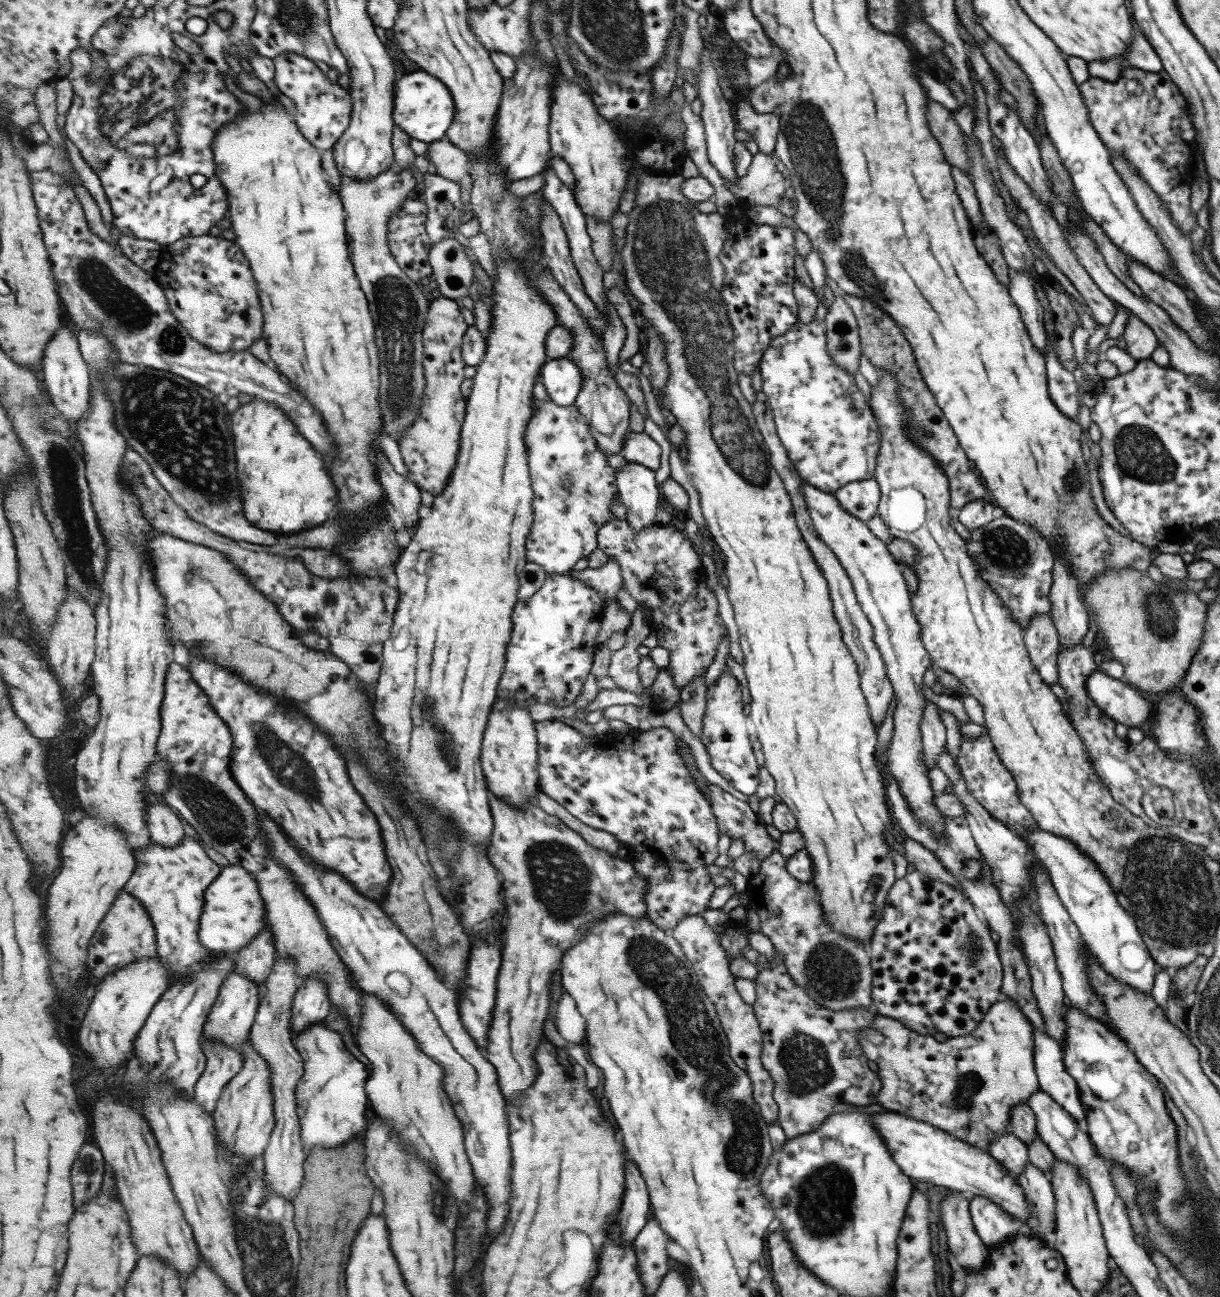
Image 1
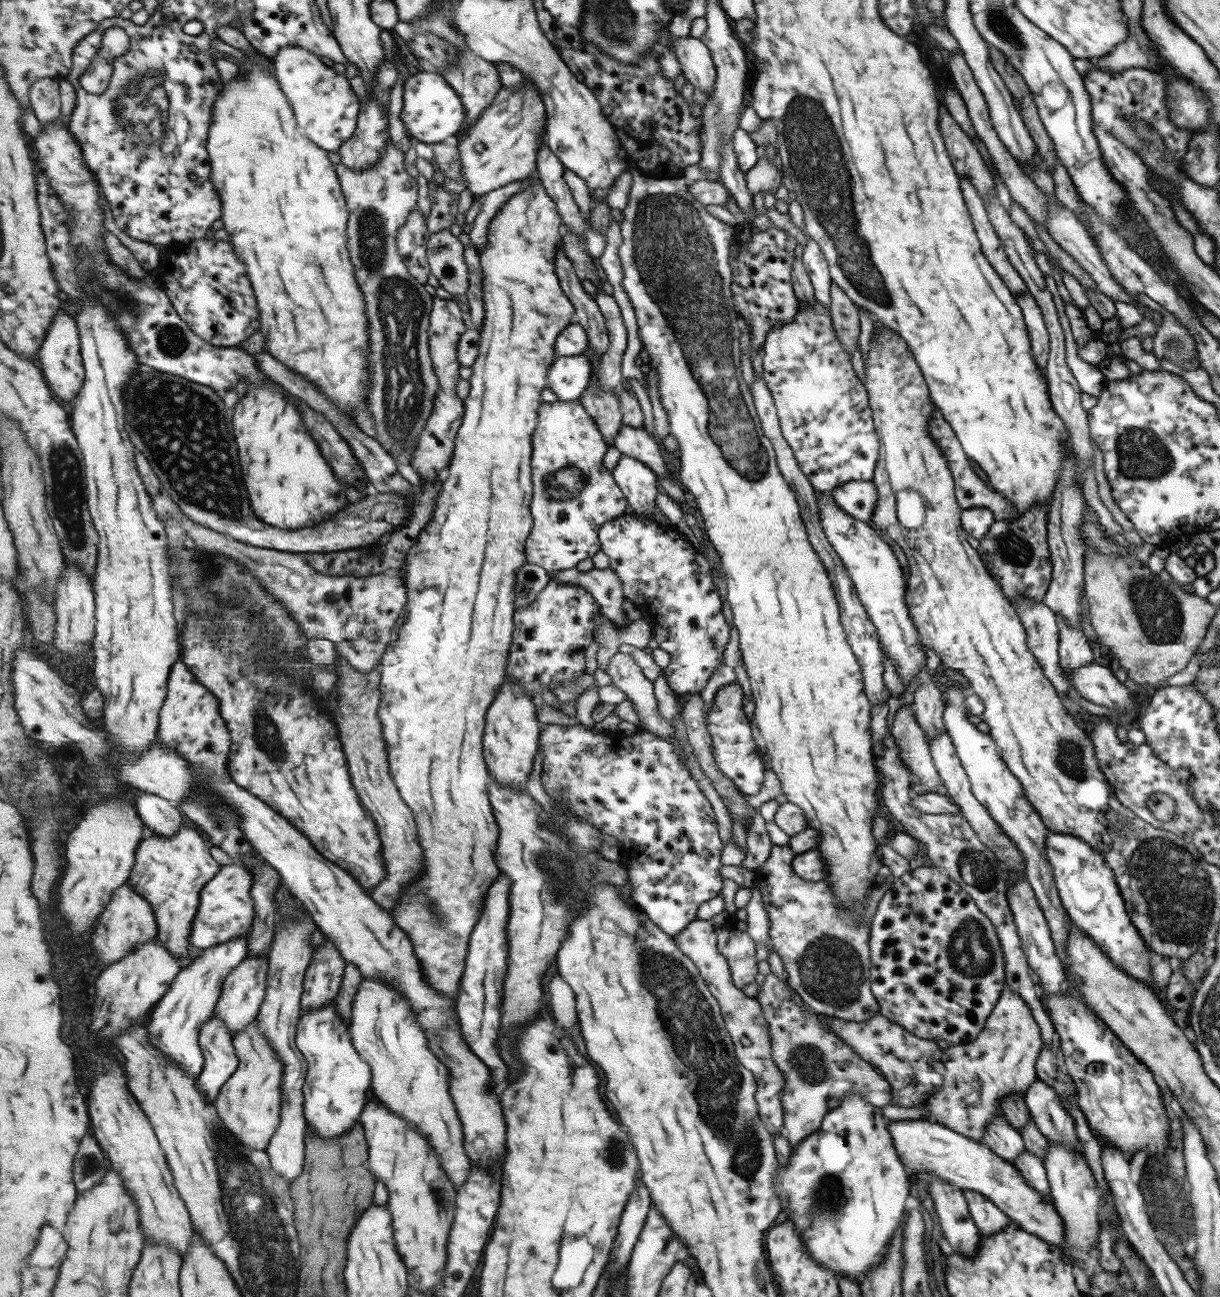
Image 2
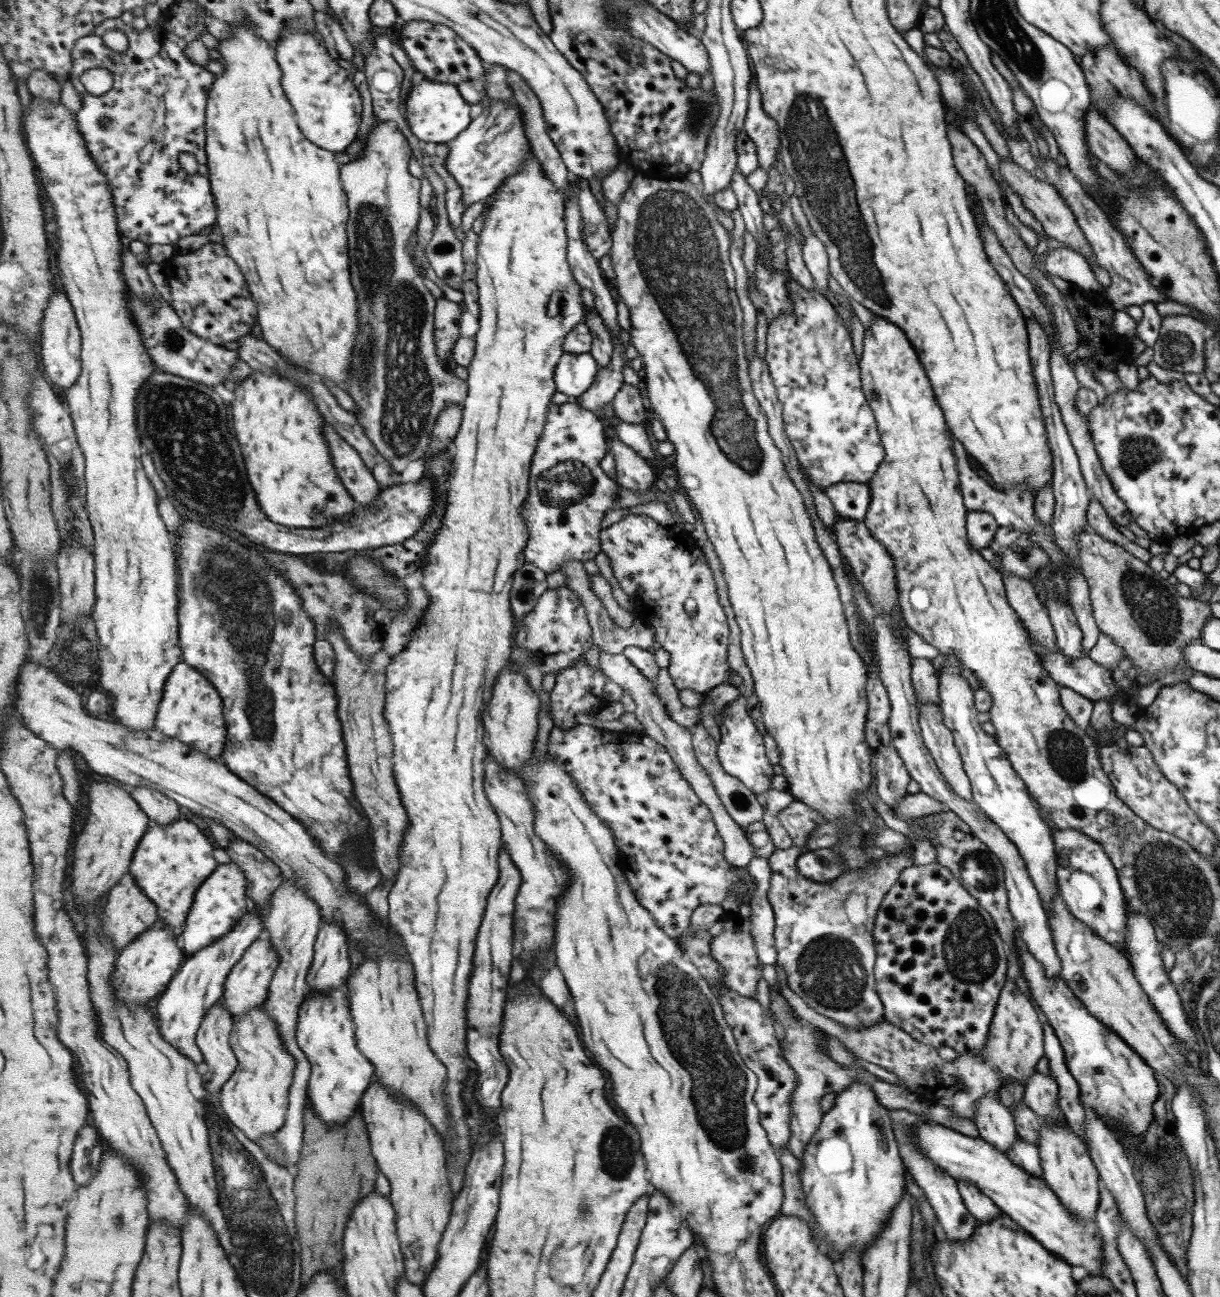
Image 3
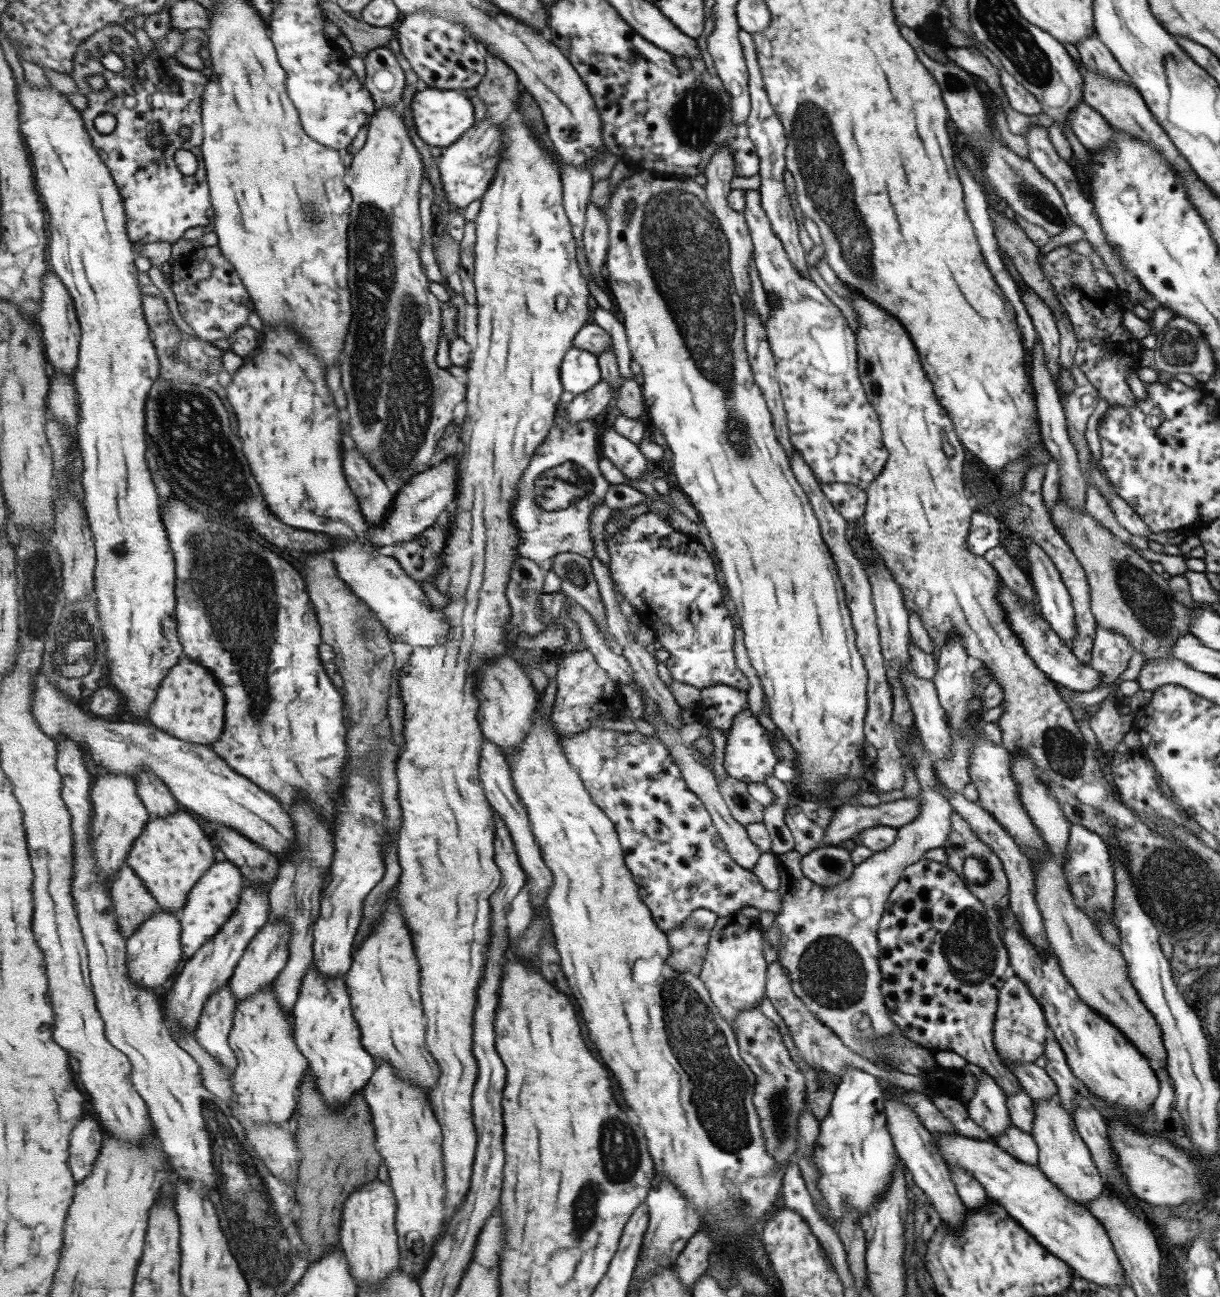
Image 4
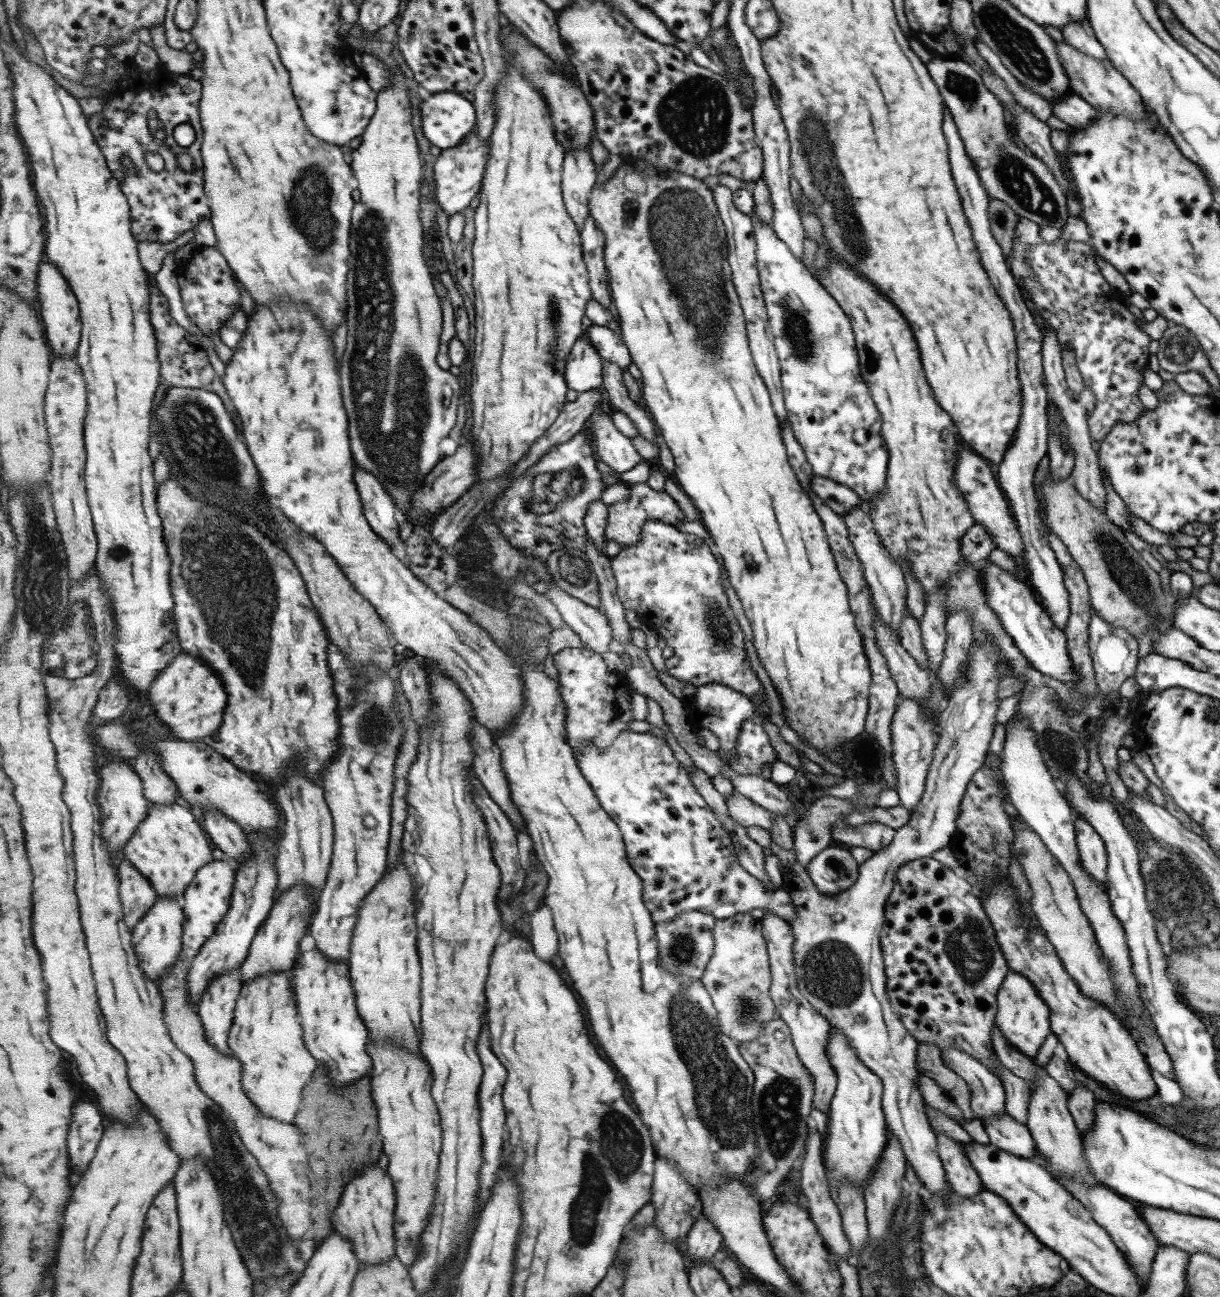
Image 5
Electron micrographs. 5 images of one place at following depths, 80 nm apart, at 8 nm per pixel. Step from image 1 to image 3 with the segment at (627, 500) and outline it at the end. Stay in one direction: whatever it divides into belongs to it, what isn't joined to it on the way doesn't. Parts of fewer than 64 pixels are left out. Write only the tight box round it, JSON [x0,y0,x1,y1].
[610,436,658,492]

